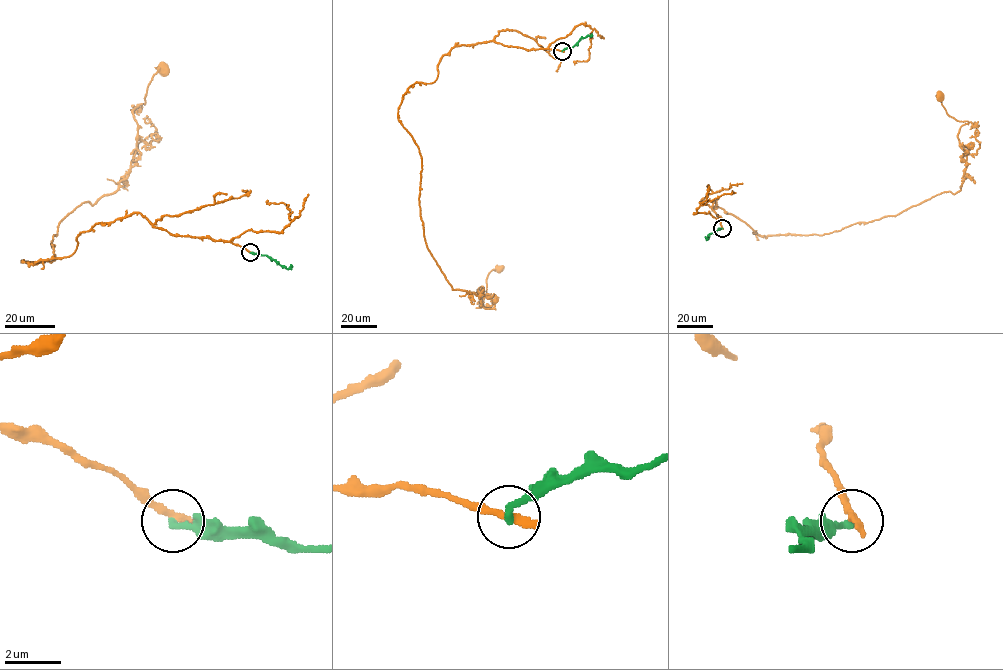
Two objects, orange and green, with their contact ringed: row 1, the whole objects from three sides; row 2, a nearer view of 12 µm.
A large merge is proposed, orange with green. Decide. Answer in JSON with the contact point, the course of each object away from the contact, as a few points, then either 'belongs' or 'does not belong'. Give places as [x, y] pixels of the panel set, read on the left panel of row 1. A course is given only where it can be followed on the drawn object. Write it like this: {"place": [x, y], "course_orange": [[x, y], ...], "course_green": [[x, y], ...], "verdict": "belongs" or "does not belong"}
{"place": [250, 252], "course_orange": [[250, 252], [133, 212], [22, 261], [53, 260], [60, 221], [126, 178], [162, 69]], "course_green": [[250, 252], [266, 255], [286, 268], [291, 265]], "verdict": "does not belong"}

